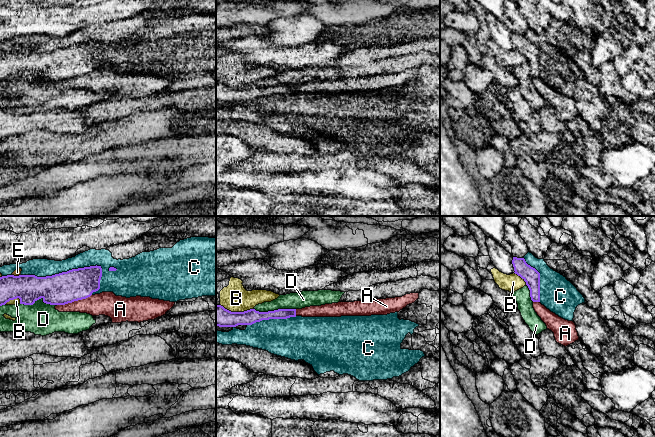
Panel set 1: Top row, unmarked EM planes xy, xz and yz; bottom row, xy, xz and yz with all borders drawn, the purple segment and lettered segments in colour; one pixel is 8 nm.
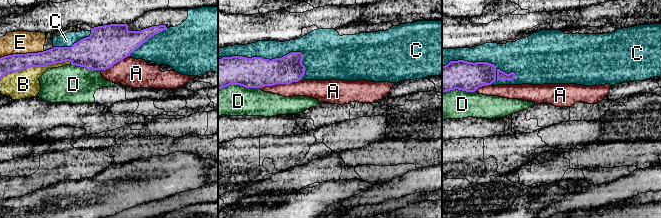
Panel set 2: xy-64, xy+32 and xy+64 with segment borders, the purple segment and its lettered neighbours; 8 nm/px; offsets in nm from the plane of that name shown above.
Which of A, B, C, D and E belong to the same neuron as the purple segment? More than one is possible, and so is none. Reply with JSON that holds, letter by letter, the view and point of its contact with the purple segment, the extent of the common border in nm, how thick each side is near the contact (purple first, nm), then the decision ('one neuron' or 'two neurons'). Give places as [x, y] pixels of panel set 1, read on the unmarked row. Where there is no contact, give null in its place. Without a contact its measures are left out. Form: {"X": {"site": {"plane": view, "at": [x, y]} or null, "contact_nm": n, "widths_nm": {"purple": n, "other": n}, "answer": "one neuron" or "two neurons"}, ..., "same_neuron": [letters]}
{"A": {"site": {"plane": "xy", "at": [74, 76]}, "contact_nm": 300, "widths_nm": {"purple": 260, "other": 190}, "answer": "two neurons"}, "B": {"site": {"plane": "xz", "at": [236, 88]}, "contact_nm": 260, "widths_nm": {"purple": 180, "other": 220}, "answer": "two neurons"}, "C": {"site": {"plane": "xy", "at": [62, 48]}, "contact_nm": 650, "widths_nm": {"purple": 260, "other": 140}, "answer": "two neurons"}, "D": {"site": {"plane": "xz", "at": [274, 86]}, "contact_nm": 340, "widths_nm": {"purple": 120, "other": 130}, "answer": "two neurons"}, "E": {"site": {"plane": "xy", "at": [16, 52]}, "contact_nm": 60, "widths_nm": {"purple": 220, "other": 60}, "answer": "two neurons"}, "same_neuron": []}

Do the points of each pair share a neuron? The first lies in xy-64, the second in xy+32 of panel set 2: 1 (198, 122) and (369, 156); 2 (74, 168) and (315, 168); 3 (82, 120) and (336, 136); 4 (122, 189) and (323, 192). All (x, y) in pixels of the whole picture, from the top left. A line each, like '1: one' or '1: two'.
1: two
2: one
3: two
4: one

